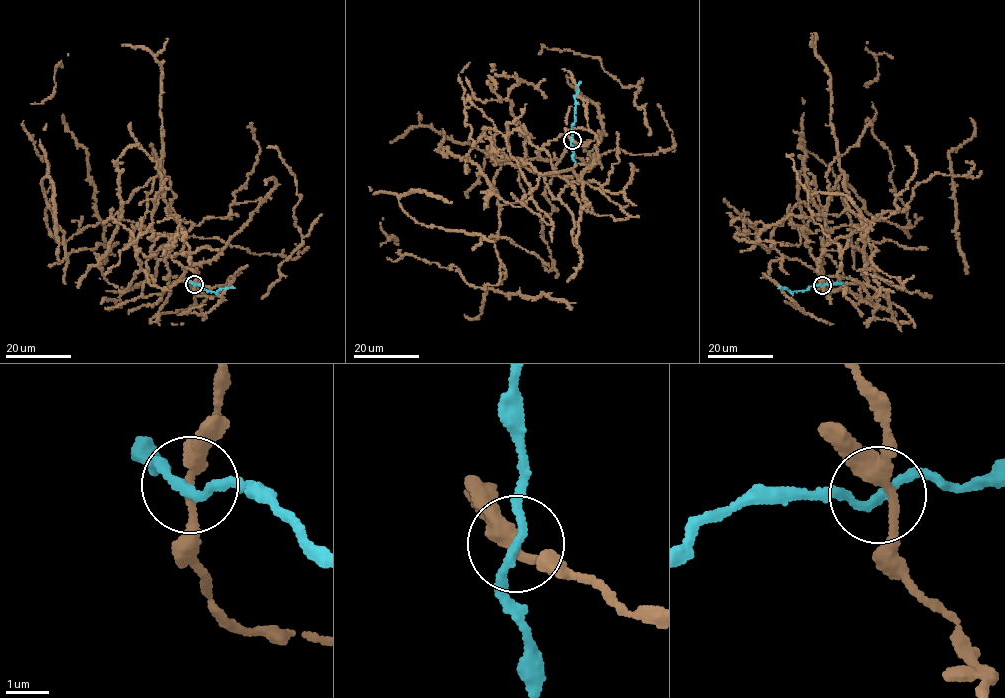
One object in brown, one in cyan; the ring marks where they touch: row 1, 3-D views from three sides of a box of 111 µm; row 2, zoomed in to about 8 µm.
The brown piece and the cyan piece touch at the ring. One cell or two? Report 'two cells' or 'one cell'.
one cell

